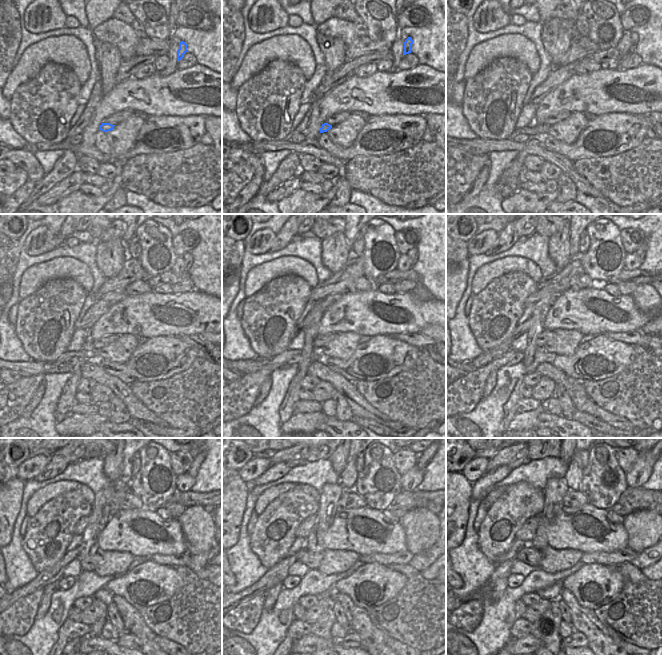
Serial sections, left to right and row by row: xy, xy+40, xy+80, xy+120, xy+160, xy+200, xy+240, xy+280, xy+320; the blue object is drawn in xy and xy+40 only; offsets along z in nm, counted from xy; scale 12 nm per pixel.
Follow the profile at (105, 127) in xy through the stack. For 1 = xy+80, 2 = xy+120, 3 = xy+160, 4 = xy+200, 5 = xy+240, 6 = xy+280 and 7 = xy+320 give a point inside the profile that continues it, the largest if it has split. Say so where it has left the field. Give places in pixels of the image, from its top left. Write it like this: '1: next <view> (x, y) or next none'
1: next xy+80 (530, 130)
2: next xy+120 (82, 355)
3: next xy+160 (242, 393)
4: next xy+200 (466, 392)
5: next xy+240 (18, 618)
6: next xy+280 (244, 617)
7: next xy+320 (468, 616)

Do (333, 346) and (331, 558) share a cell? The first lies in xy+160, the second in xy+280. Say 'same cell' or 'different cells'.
same cell

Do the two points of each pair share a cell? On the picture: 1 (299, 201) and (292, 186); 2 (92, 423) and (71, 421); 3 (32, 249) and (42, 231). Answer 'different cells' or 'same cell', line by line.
1: different cells
2: same cell
3: same cell

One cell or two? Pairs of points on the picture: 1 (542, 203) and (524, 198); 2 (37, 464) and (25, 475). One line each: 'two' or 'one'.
1: one
2: one

